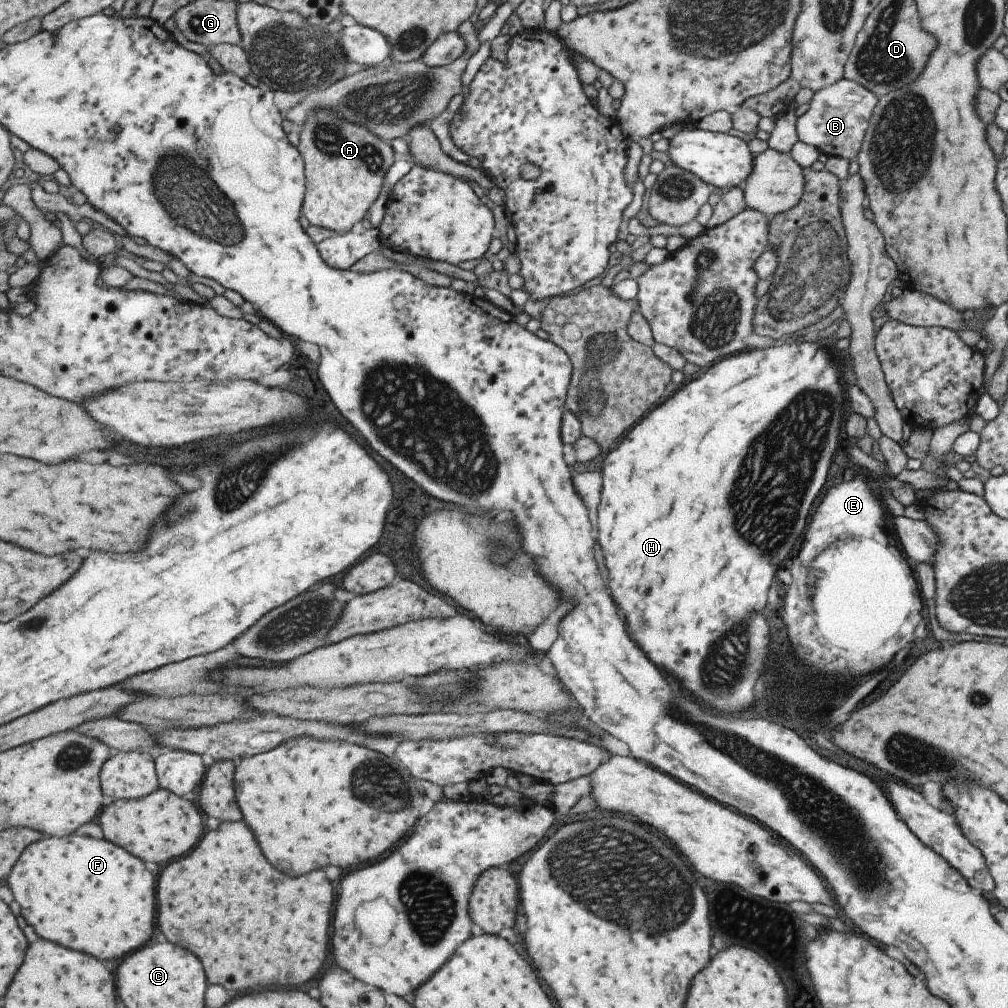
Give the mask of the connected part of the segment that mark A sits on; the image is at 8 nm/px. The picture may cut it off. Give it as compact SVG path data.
M327 107L313 111L298 128L301 134L296 148L306 164L307 191L302 213L311 225L331 229L339 234L359 230L360 220L367 216L372 204L376 202L384 187L385 177L396 162L393 160L391 144L365 125L347 120Z

